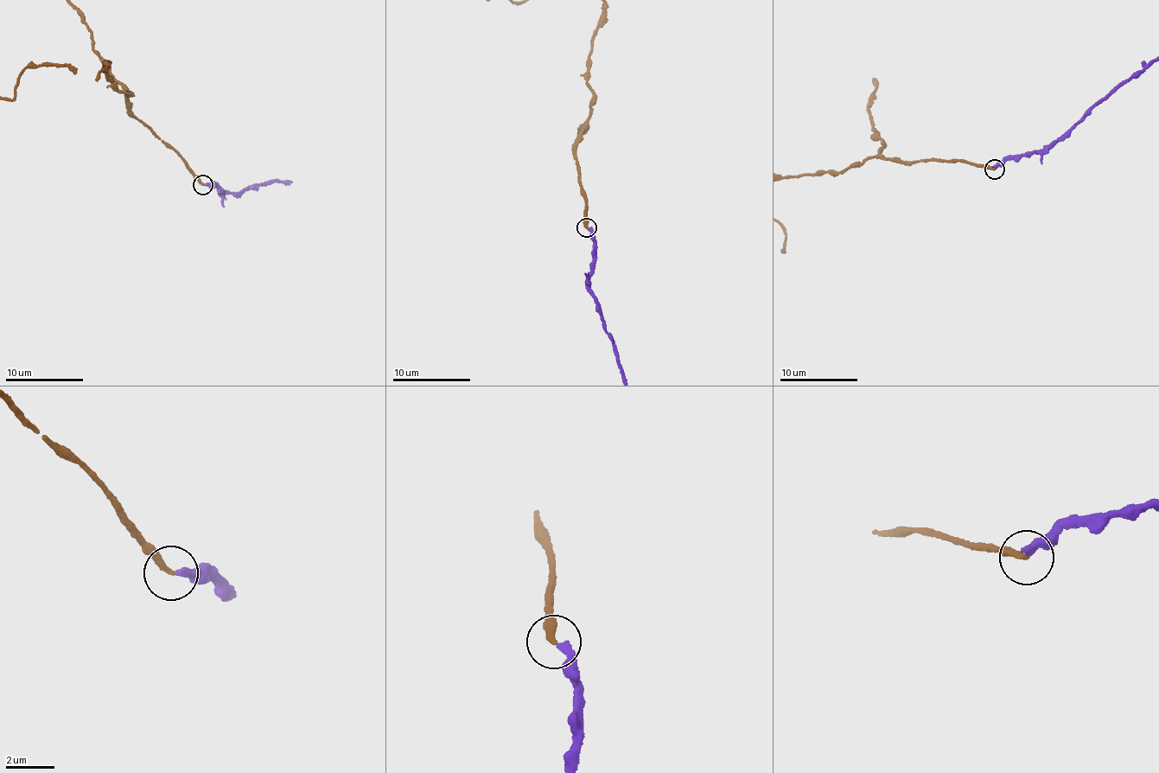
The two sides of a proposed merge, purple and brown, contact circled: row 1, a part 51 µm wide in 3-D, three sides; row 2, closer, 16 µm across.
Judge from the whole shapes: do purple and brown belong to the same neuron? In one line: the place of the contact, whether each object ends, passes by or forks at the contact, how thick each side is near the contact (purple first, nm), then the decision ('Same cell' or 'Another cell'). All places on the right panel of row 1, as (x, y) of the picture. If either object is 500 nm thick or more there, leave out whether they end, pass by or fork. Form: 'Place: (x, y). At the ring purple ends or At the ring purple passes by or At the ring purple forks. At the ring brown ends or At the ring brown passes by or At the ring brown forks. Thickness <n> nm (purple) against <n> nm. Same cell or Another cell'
Place: (994, 169). At the ring purple ends. At the ring brown ends. Thickness 280 nm (purple) against 260 nm. Another cell

